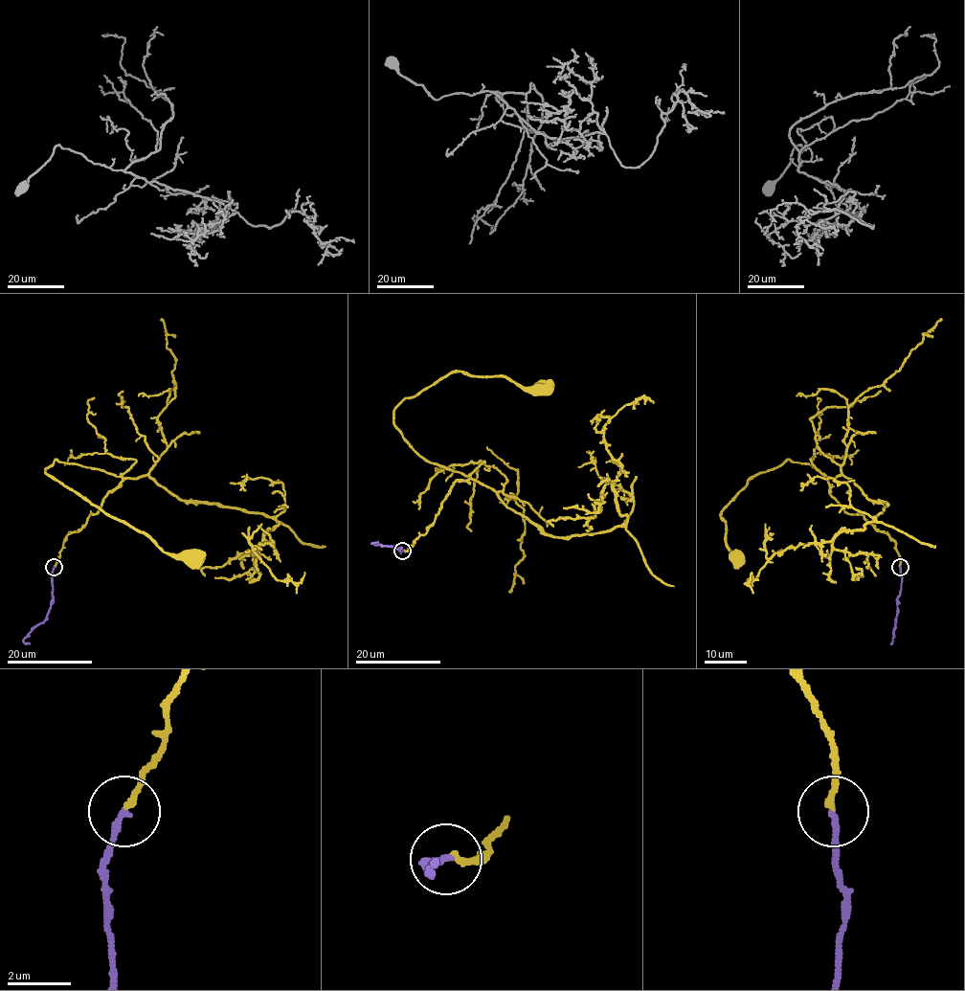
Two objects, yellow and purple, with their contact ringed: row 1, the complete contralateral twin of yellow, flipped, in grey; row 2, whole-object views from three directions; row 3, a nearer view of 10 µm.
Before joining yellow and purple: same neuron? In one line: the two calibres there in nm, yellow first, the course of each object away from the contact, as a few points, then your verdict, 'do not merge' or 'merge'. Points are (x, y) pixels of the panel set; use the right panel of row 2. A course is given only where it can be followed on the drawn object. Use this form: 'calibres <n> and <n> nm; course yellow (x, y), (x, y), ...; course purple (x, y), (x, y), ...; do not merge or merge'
calibres 180 and 200 nm; course yellow (900, 567), (893, 539), (847, 512), (812, 465), (787, 460), (752, 475), (726, 506), (726, 546), (737, 557); course purple (900, 567), (901, 589), (890, 643); merge

